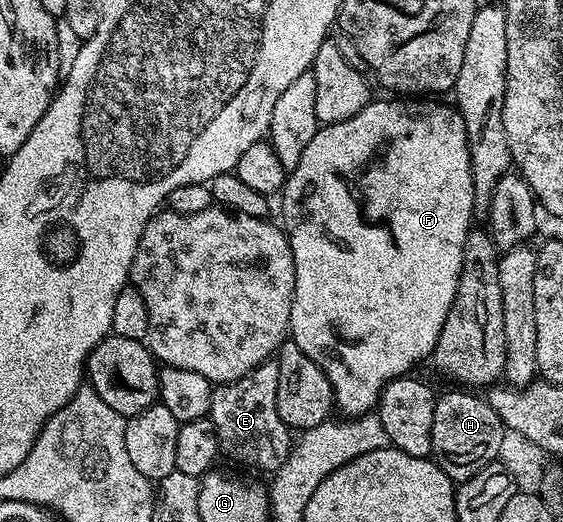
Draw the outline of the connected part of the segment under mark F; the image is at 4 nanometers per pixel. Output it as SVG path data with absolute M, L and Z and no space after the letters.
M372 100L367 103L365 108L361 108L361 112L357 112L357 116L353 116L349 120L341 120L332 126L320 125L319 130L313 136L313 140L309 140L309 145L305 148L305 153L301 155L301 161L298 162L297 168L293 168L287 176L286 182L283 183L281 191L281 199L283 198L283 222L282 229L287 235L287 243L291 249L293 256L293 264L295 265L295 295L293 296L293 304L291 305L291 328L289 331L290 341L297 344L297 348L301 348L301 352L305 352L305 356L309 356L309 360L313 360L313 364L317 364L321 368L321 372L325 372L325 376L329 380L329 384L333 388L333 396L335 397L335 406L338 413L343 416L358 416L360 414L372 413L379 405L379 397L381 392L386 388L387 384L394 378L402 378L410 375L411 370L418 362L423 362L432 357L437 344L437 336L441 336L441 328L445 324L445 316L449 316L449 308L453 304L453 300L457 296L457 284L461 276L461 264L463 263L463 245L465 244L465 236L473 228L474 213L474 194L472 192L472 176L471 176L471 157L469 156L469 146L467 137L465 136L465 126L459 115L459 111L454 105L447 104L442 106L439 100L395 100L399 102L378 102Z

